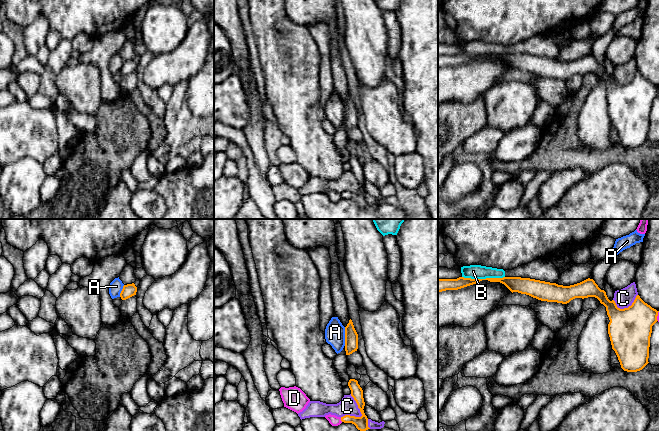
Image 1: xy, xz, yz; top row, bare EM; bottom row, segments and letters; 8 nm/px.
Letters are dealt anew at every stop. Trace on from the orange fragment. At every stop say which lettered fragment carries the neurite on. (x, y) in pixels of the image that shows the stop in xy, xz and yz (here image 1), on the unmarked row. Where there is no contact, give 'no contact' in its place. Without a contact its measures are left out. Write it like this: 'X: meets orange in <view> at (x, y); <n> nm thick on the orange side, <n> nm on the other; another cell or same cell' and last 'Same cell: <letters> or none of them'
A: meets orange in xz at (345, 112); 110 nm thick on the orange side, 160 nm on the other; another cell
B: meets orange in yz at (483, 55); 110 nm thick on the orange side, 110 nm on the other; another cell
C: meets orange in xz at (362, 191); 110 nm thick on the orange side, 140 nm on the other; another cell
D: meets orange in xz at (341, 196); 110 nm thick on the orange side, 80 nm on the other; another cell
Same cell: none of them

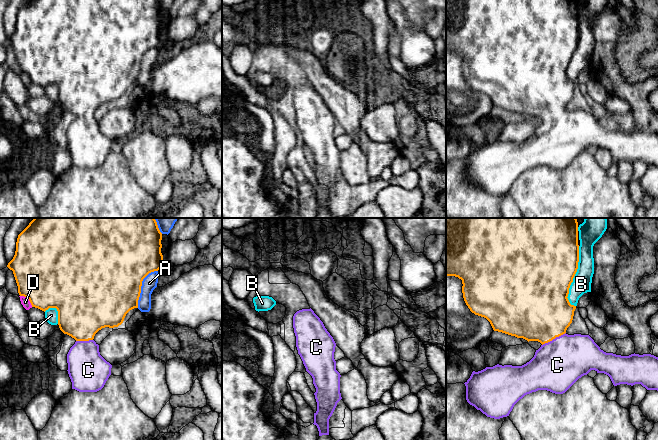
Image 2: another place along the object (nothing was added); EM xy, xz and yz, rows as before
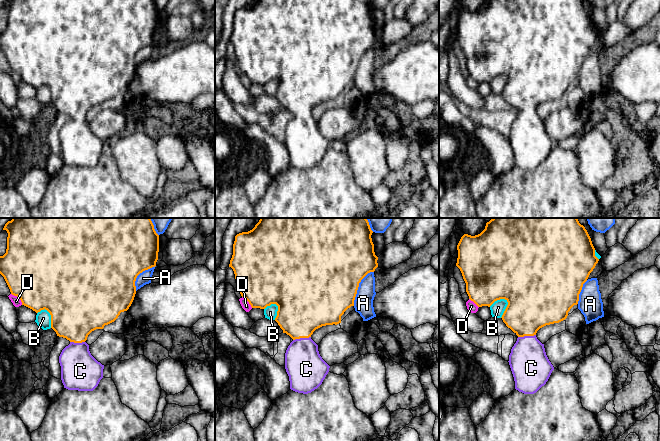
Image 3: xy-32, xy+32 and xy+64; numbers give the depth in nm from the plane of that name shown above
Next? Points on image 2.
A: meets orange in xy at (141, 61); 500 nm thick on the orange side, 120 nm on the other; another cell
B: meets orange in yz at (573, 53); 500 nm thick on the orange side, 150 nm on the other; another cell
C: meets orange in yz at (553, 114); 480 nm thick on the orange side, 400 nm on the other; same cell
D: meets orange in xy at (28, 74); 500 nm thick on the orange side, 70 nm on the other; another cell
Same cell: C

